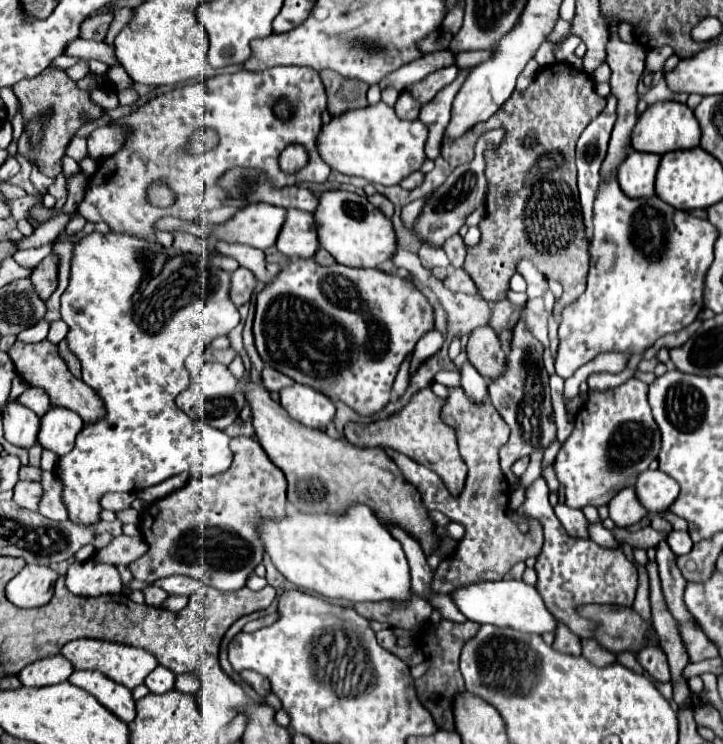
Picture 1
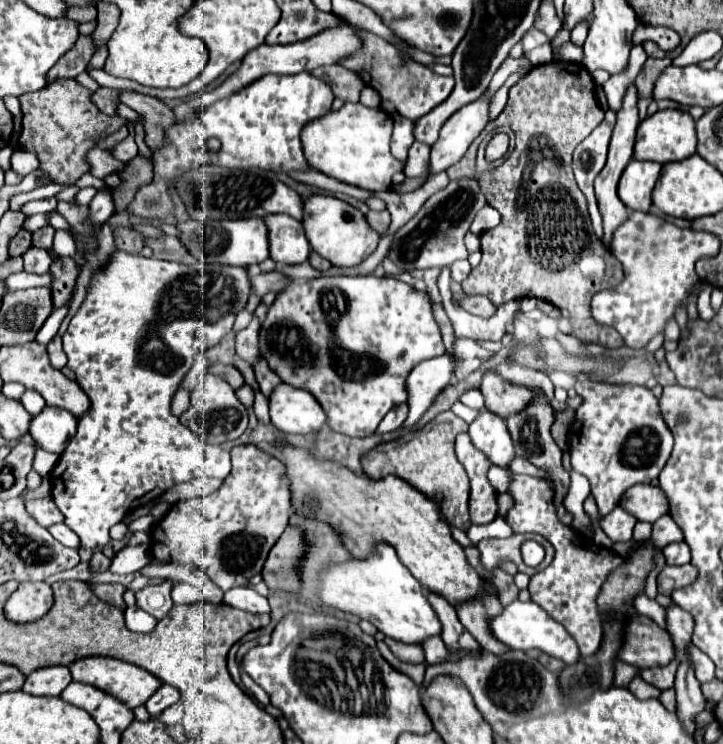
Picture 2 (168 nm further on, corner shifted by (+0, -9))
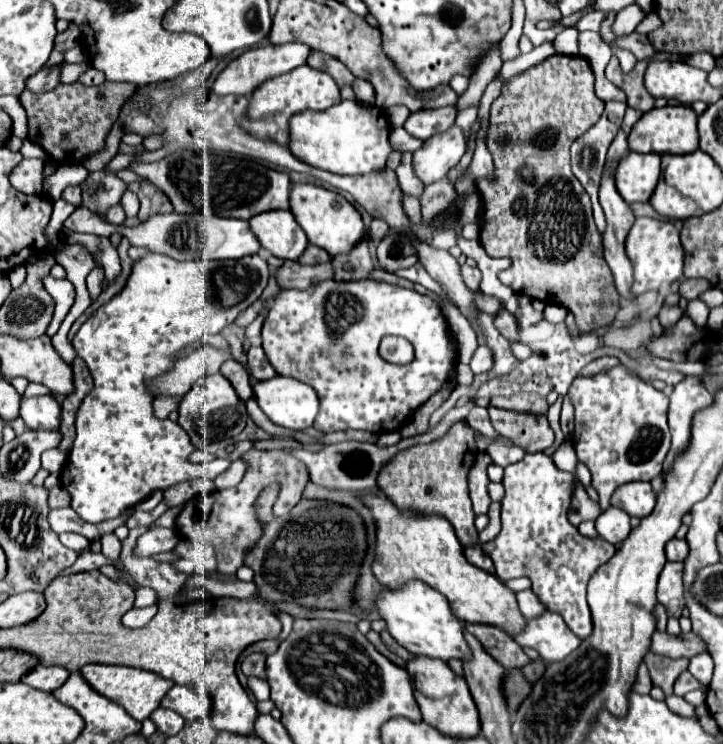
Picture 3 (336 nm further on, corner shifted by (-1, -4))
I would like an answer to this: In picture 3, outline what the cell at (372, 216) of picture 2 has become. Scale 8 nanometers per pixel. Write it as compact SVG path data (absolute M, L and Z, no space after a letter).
M373 219L371 225L369 225L369 237L375 239L375 241L383 239L387 231L389 231L389 225L383 219Z

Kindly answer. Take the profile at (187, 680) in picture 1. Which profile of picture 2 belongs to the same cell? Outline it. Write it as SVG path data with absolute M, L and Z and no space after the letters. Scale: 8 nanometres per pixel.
M174 704L174 706L170 706L170 708L166 708L160 716L158 716L158 720L164 724L164 726L174 726L176 722L180 722L182 720L182 704Z

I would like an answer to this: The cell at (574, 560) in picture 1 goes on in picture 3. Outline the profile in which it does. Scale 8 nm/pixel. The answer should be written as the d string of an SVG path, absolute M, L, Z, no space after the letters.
M531 453L531 455L525 455L523 461L507 465L505 477L503 477L505 497L501 501L501 525L503 527L501 527L501 533L491 541L491 545L485 543L483 549L493 559L495 573L501 581L515 579L521 575L529 577L533 583L533 593L539 597L539 601L549 611L559 613L569 625L569 629L581 639L585 639L593 631L591 613L589 613L589 605L585 599L587 583L593 577L593 573L599 569L599 565L607 563L615 555L615 547L603 539L583 537L577 531L577 527L567 521L567 503L571 501L573 481L575 481L575 475L557 469L553 459L545 453Z

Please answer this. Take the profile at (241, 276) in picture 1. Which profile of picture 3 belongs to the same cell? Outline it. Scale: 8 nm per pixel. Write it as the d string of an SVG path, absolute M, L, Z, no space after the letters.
M285 261L275 271L275 279L281 289L307 289L319 281L325 281L327 277L333 277L331 263L301 265L297 261Z

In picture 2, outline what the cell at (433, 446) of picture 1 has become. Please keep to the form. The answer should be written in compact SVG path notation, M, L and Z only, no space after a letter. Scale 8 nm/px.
M454 412L440 414L438 420L426 424L422 430L412 430L406 436L402 436L400 440L376 446L370 454L366 454L362 458L364 474L368 478L374 478L374 480L380 480L380 478L394 474L394 476L406 480L416 490L420 490L430 500L434 500L436 494L442 494L440 508L442 508L444 520L450 526L456 526L456 528L466 532L472 526L470 516L468 516L470 484L468 484L466 470L458 462L456 452L454 452L456 436L460 432L466 432L466 430L468 430L468 424L464 420L460 420Z

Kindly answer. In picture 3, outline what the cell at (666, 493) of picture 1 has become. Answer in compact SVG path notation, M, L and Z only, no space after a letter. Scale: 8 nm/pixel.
M633 481L627 485L621 485L619 489L615 489L613 497L611 497L611 505L619 507L623 511L627 511L631 517L647 517L653 507L655 507L657 495L651 489L651 483L645 481Z

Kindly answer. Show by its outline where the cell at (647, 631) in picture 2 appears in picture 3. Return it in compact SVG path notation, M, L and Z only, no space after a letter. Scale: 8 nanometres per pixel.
M655 631L651 637L651 645L649 645L651 653L659 653L671 659L679 659L679 657L693 657L705 649L705 643L695 635L695 633L681 633L681 635L669 635L667 631Z

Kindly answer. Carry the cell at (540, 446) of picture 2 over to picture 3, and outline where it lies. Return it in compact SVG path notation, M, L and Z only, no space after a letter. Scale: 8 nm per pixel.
M575 479L575 493L573 493L573 499L571 499L571 509L569 509L569 521L573 525L579 525L583 521L589 521L589 519L597 519L601 513L599 505L595 501L589 499L585 487L579 483L579 479Z

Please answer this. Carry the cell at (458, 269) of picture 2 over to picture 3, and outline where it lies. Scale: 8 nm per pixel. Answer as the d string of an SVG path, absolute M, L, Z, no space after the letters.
M463 265L461 267L461 273L463 273L463 281L469 289L477 289L479 287L479 281L481 281L481 271L477 267L469 267L469 265Z

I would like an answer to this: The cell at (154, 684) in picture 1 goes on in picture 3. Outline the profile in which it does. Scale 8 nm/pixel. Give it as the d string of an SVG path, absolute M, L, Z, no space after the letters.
M173 685L165 693L161 707L177 711L183 719L197 719L197 717L209 715L211 699L207 693L195 693L185 685Z

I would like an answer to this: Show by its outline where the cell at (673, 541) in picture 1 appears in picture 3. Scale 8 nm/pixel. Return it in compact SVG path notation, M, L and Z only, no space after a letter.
M671 539L665 547L665 553L667 553L667 561L685 561L689 553L689 545L685 539Z

